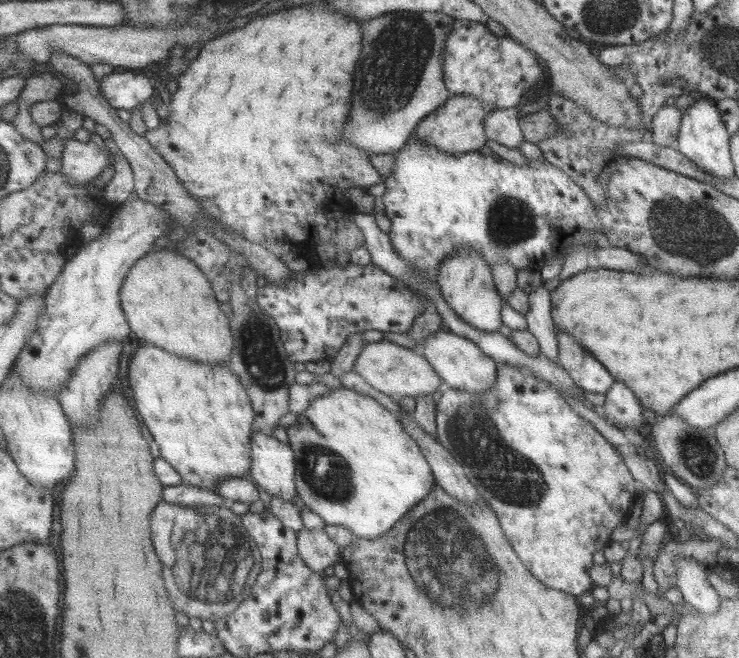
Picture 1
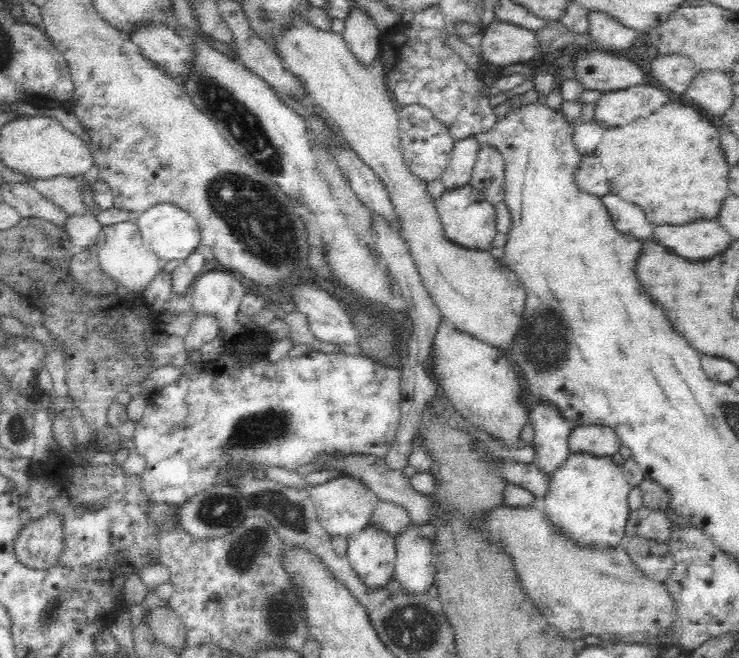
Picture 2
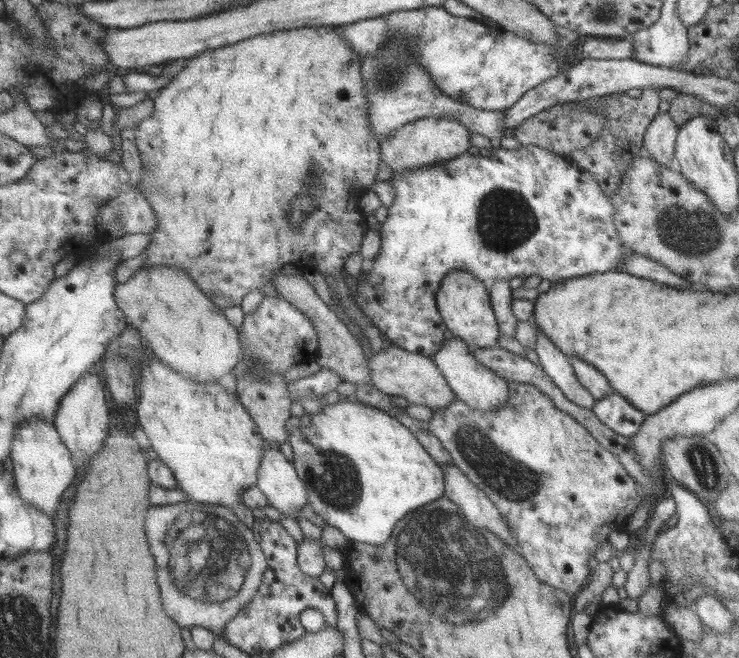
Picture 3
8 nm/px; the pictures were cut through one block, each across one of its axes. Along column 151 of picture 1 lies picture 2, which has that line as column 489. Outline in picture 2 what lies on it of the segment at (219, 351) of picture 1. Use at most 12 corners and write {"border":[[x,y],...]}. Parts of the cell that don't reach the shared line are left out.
{"border":[[311,24],[277,47],[386,185],[418,272],[456,330],[506,352],[522,283],[444,237],[404,163],[378,58]]}

